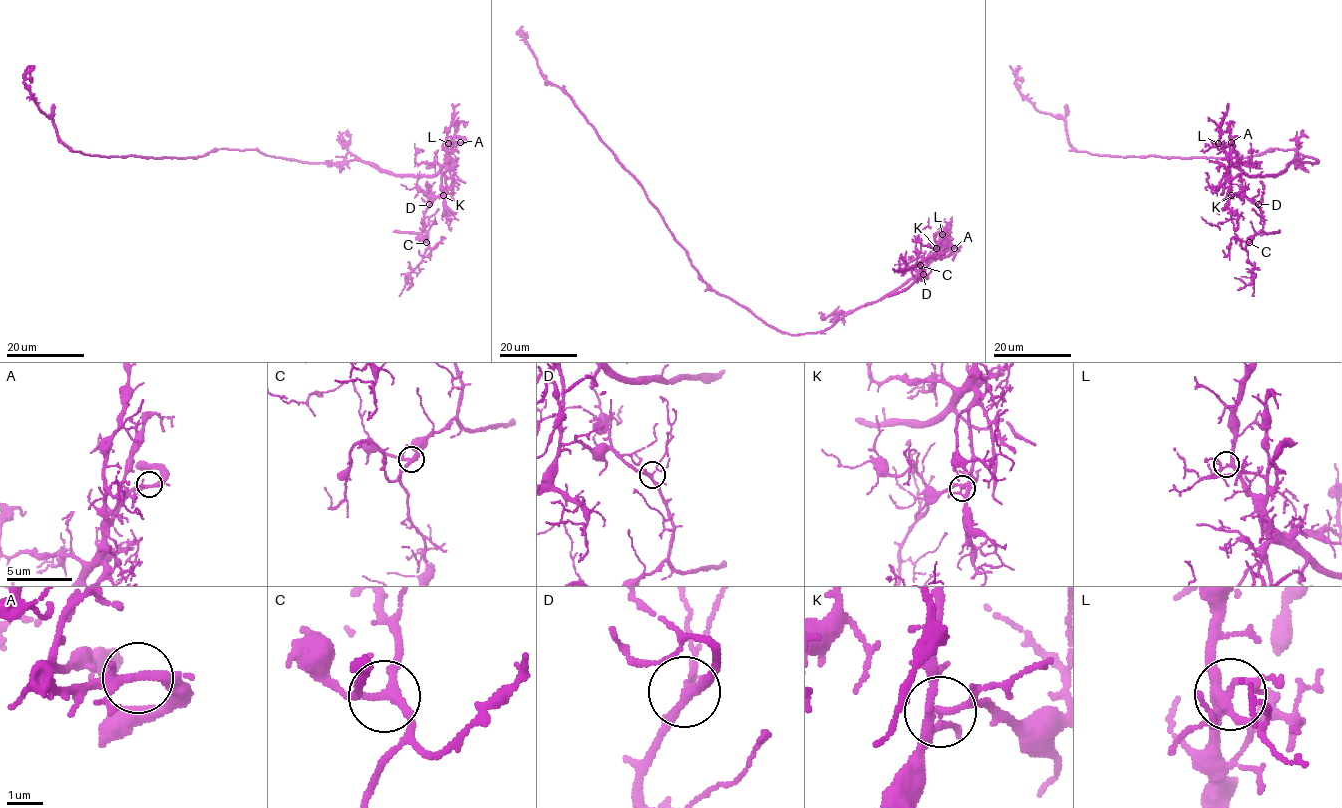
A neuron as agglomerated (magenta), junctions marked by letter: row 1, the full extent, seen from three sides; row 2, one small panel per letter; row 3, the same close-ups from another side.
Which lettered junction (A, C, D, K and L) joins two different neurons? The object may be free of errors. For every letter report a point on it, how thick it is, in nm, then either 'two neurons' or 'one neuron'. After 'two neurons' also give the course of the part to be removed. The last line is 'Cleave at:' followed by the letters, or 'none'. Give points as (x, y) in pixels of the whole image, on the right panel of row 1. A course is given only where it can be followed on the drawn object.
A: (1231, 142) | 240 nm | one neuron
C: (1249, 242) | 240 nm | one neuron
D: (1258, 204) | 200 nm | one neuron
K: (1231, 195) | 160 nm | two neurons | (1231, 196), (1246, 197), (1263, 219), (1263, 228), (1249, 242), (1237, 236), (1230, 219), (1211, 225), (1201, 217)
L: (1218, 143) | 240 nm | one neuron
Cleave at: K

